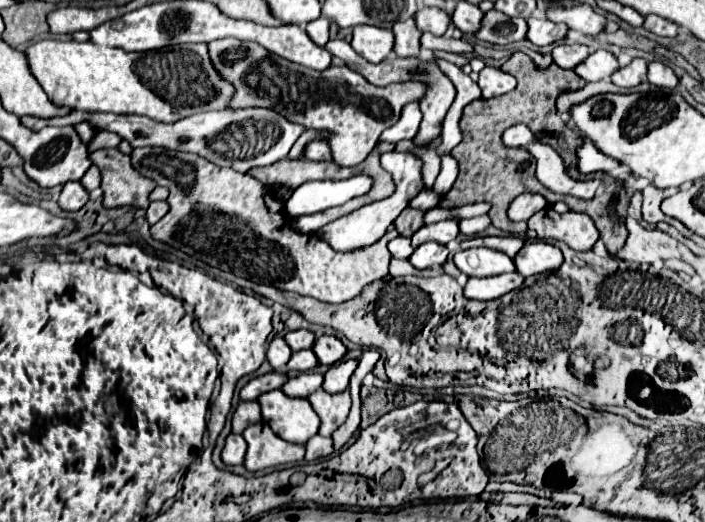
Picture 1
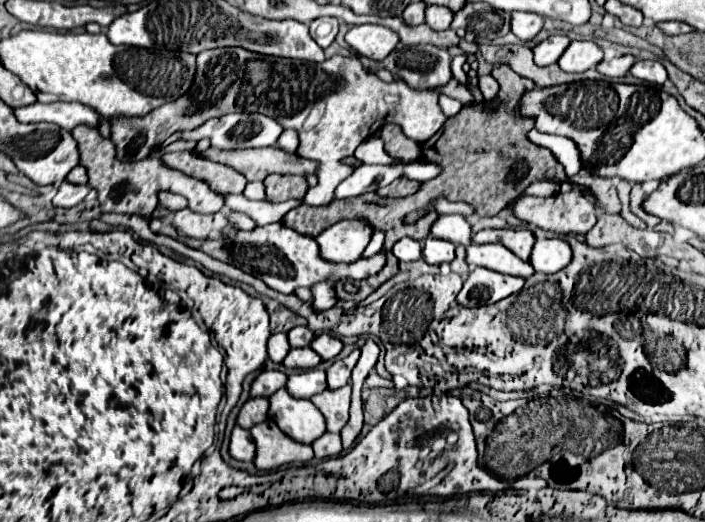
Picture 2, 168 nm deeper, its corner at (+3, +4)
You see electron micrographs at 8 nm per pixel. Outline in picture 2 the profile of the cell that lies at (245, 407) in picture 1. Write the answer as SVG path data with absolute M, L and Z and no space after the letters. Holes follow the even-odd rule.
M256 397L256 399L248 399L238 415L238 425L244 429L254 427L256 423L262 423L268 417L268 399L266 397Z

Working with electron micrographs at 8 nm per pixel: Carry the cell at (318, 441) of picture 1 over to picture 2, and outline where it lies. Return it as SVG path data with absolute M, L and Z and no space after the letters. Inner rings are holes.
M324 433L316 443L312 443L316 459L326 459L326 457L336 457L342 451L342 439L340 435L334 433Z

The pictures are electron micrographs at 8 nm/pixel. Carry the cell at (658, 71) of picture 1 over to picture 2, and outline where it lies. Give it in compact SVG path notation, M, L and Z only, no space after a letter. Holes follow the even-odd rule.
M636 61L630 69L630 73L642 81L662 85L668 79L666 69L658 61Z

